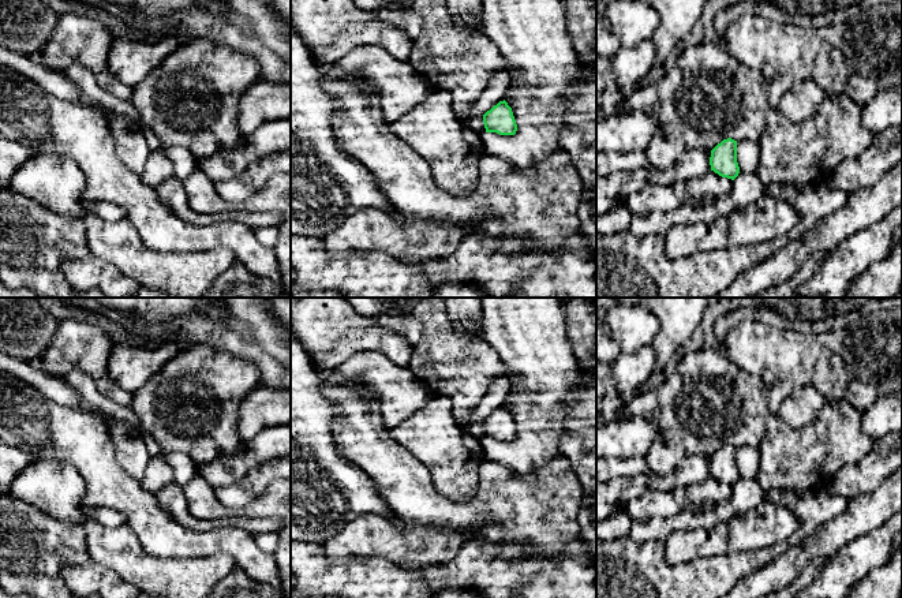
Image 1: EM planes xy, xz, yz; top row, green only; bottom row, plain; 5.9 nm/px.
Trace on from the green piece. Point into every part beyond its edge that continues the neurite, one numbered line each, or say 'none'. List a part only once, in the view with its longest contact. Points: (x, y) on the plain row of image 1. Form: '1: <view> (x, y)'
none

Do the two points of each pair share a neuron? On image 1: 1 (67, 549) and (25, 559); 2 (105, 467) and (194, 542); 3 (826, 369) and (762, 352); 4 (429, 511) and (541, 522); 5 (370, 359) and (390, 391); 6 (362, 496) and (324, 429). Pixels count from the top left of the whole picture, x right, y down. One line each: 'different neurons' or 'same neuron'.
1: same neuron
2: same neuron
3: same neuron
4: same neuron
5: same neuron
6: same neuron

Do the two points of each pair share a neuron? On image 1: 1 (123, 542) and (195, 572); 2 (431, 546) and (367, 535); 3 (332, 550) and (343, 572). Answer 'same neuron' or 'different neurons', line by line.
1: same neuron
2: same neuron
3: different neurons

